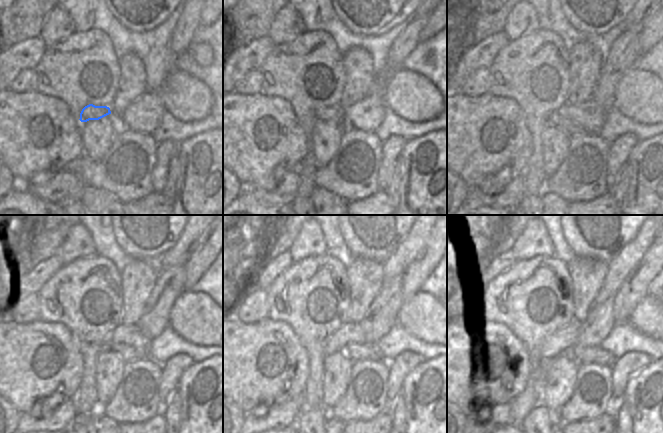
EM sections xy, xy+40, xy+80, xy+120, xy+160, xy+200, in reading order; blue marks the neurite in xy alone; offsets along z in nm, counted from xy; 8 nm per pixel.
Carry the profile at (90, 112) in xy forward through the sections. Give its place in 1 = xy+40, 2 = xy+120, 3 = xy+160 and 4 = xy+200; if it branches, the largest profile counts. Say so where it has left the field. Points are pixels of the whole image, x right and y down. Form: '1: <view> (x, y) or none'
1: xy+40 (326, 112)
2: xy+120 (128, 353)
3: xy+160 (355, 352)
4: xy+200 (582, 354)

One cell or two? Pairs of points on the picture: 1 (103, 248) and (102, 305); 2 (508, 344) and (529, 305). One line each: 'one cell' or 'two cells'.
1: two cells
2: two cells

